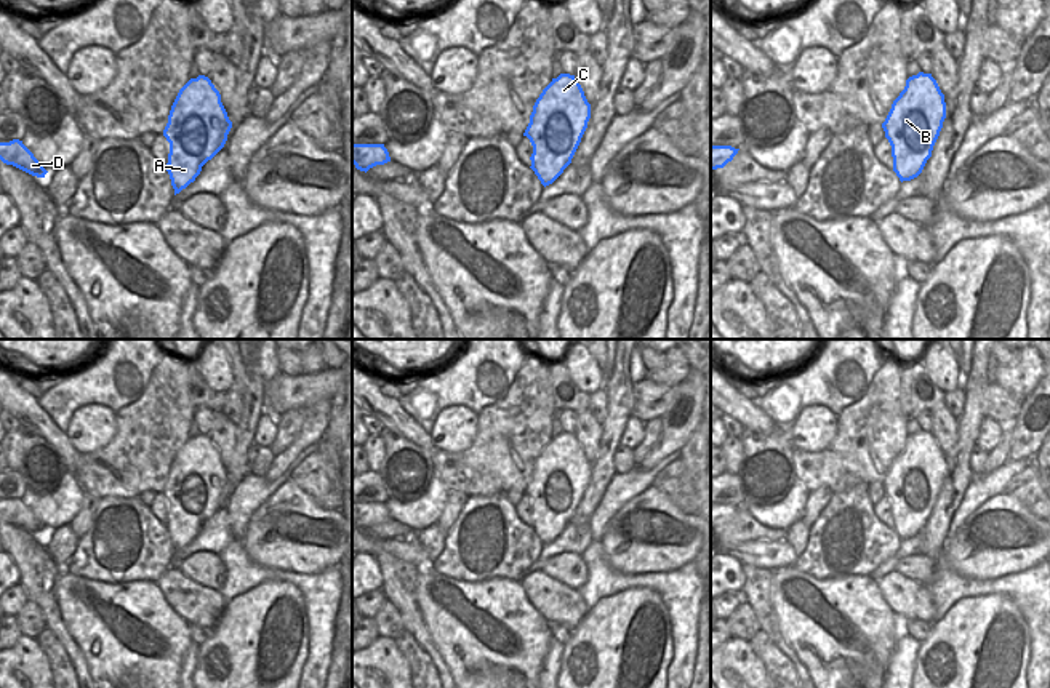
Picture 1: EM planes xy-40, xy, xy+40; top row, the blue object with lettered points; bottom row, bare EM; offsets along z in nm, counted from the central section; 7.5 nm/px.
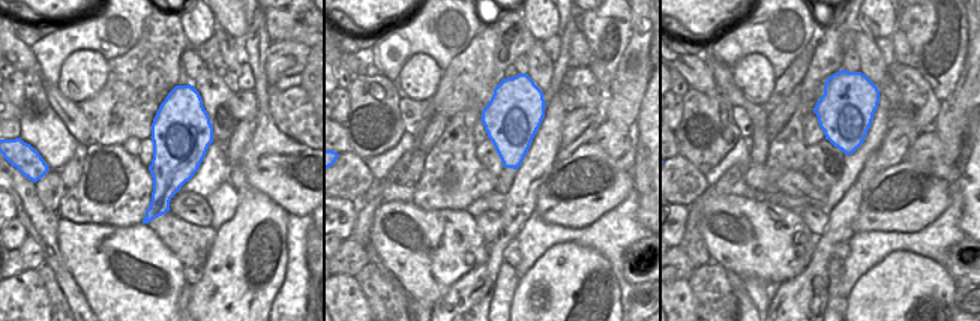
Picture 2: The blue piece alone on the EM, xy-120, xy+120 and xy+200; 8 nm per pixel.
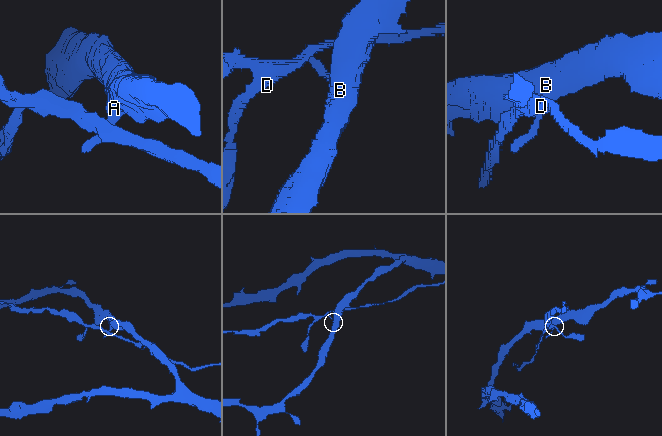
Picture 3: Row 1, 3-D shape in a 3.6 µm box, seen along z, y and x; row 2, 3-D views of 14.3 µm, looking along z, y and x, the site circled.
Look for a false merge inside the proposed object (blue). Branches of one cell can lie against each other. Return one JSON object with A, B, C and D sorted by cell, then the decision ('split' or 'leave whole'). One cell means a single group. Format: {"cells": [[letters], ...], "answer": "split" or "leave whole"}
{"cells": [["A", "B", "C", "D"]], "answer": "leave whole"}

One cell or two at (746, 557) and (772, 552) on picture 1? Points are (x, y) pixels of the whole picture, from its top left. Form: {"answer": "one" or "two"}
{"answer": "one"}

